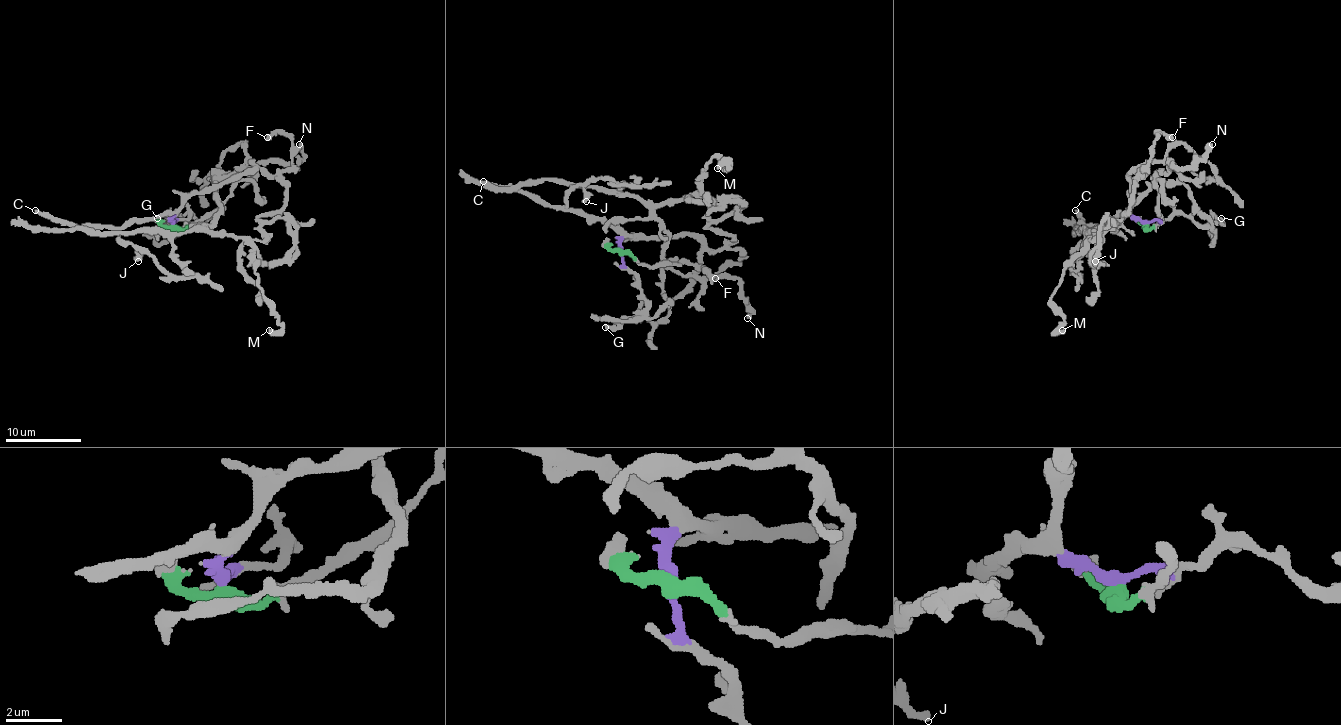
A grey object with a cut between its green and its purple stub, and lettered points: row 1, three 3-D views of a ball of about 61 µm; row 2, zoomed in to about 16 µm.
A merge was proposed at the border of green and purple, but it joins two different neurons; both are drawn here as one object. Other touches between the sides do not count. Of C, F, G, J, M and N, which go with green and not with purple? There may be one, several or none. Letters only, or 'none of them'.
M, N

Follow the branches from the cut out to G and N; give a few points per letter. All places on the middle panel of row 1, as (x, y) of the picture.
G: (620, 252), (624, 265), (639, 282), (646, 307), (614, 326), (605, 327)
N: (620, 252), (641, 263), (680, 261), (671, 261), (692, 276), (737, 278), (750, 309), (747, 318)

